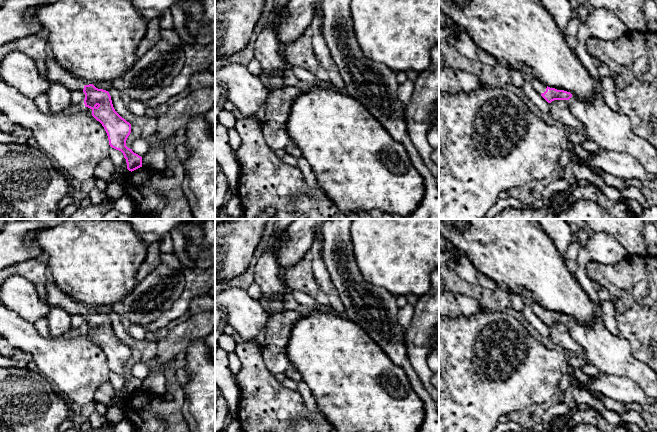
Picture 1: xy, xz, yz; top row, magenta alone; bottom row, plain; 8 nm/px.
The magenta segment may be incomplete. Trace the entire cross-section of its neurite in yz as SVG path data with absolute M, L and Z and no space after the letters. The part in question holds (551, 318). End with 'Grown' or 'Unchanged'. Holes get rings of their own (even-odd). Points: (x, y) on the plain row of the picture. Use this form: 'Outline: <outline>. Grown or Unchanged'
Outline: M529 301L528 303L533 314L540 318L548 327L554 324L569 324L572 321L570 316L548 311L535 301Z. Grown

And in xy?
Outline: M49 270L47 277L47 305L61 307L70 315L83 315L85 331L92 334L92 340L104 351L110 371L123 377L127 393L132 396L142 391L142 381L126 370L126 364L131 357L131 348L115 335L109 316L98 313L93 308L73 300L63 293L52 281Z. Grown

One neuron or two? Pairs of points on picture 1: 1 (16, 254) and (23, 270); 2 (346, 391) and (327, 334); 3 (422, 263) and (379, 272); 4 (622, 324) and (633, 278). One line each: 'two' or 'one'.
1: two
2: one
3: one
4: one

